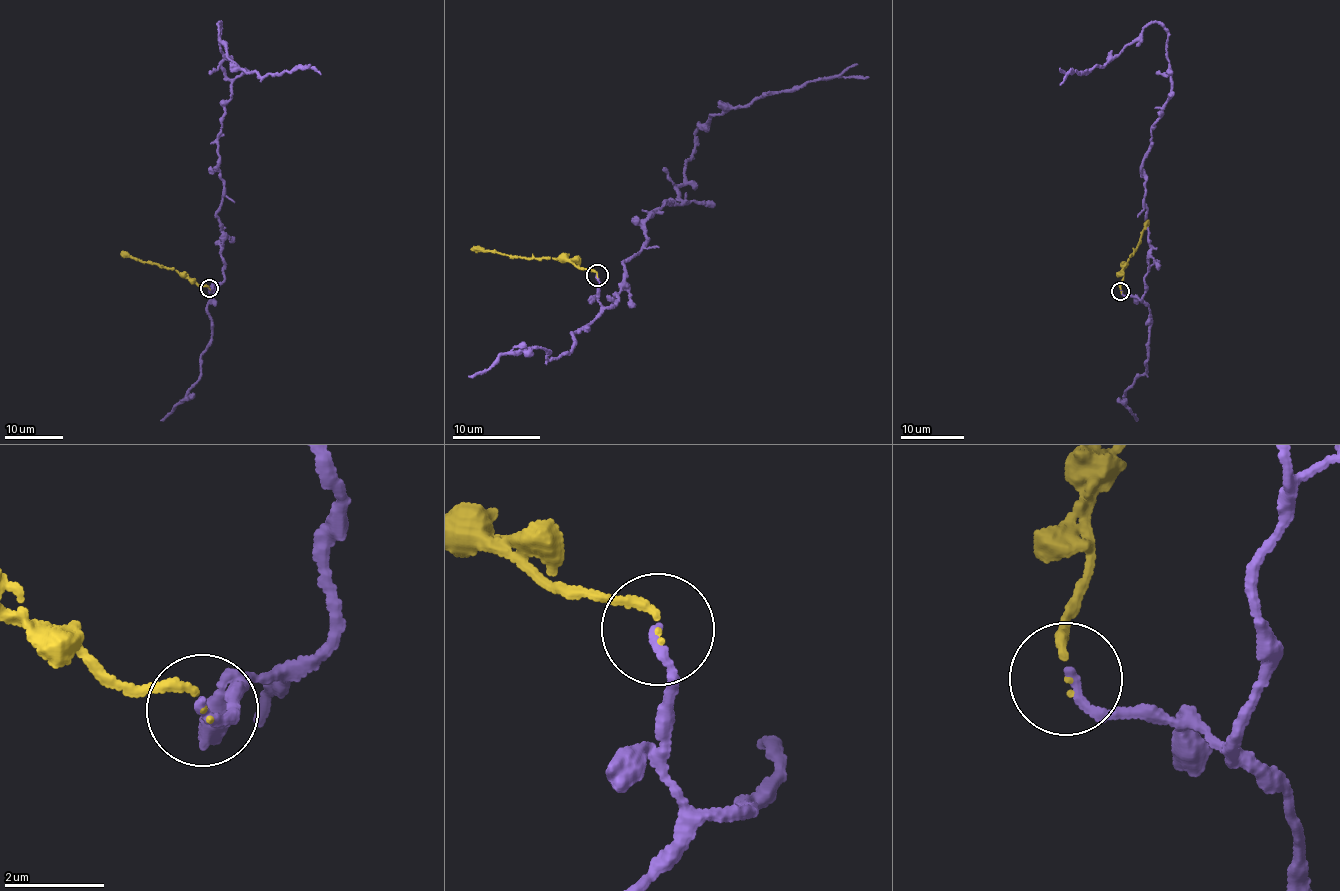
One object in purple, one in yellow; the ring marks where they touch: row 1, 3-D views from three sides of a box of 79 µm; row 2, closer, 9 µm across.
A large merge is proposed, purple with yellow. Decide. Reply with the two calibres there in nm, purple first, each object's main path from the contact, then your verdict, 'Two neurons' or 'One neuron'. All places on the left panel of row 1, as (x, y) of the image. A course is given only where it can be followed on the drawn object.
Thickness 170 nm (purple) against 140 nm. Course of purple: (209, 289), (224, 280), (217, 140), (232, 97), (217, 26), (230, 60), (247, 72), (304, 66), (321, 74). Course of yellow: (209, 289), (197, 286), (175, 270), (142, 262), (122, 251). One neuron

